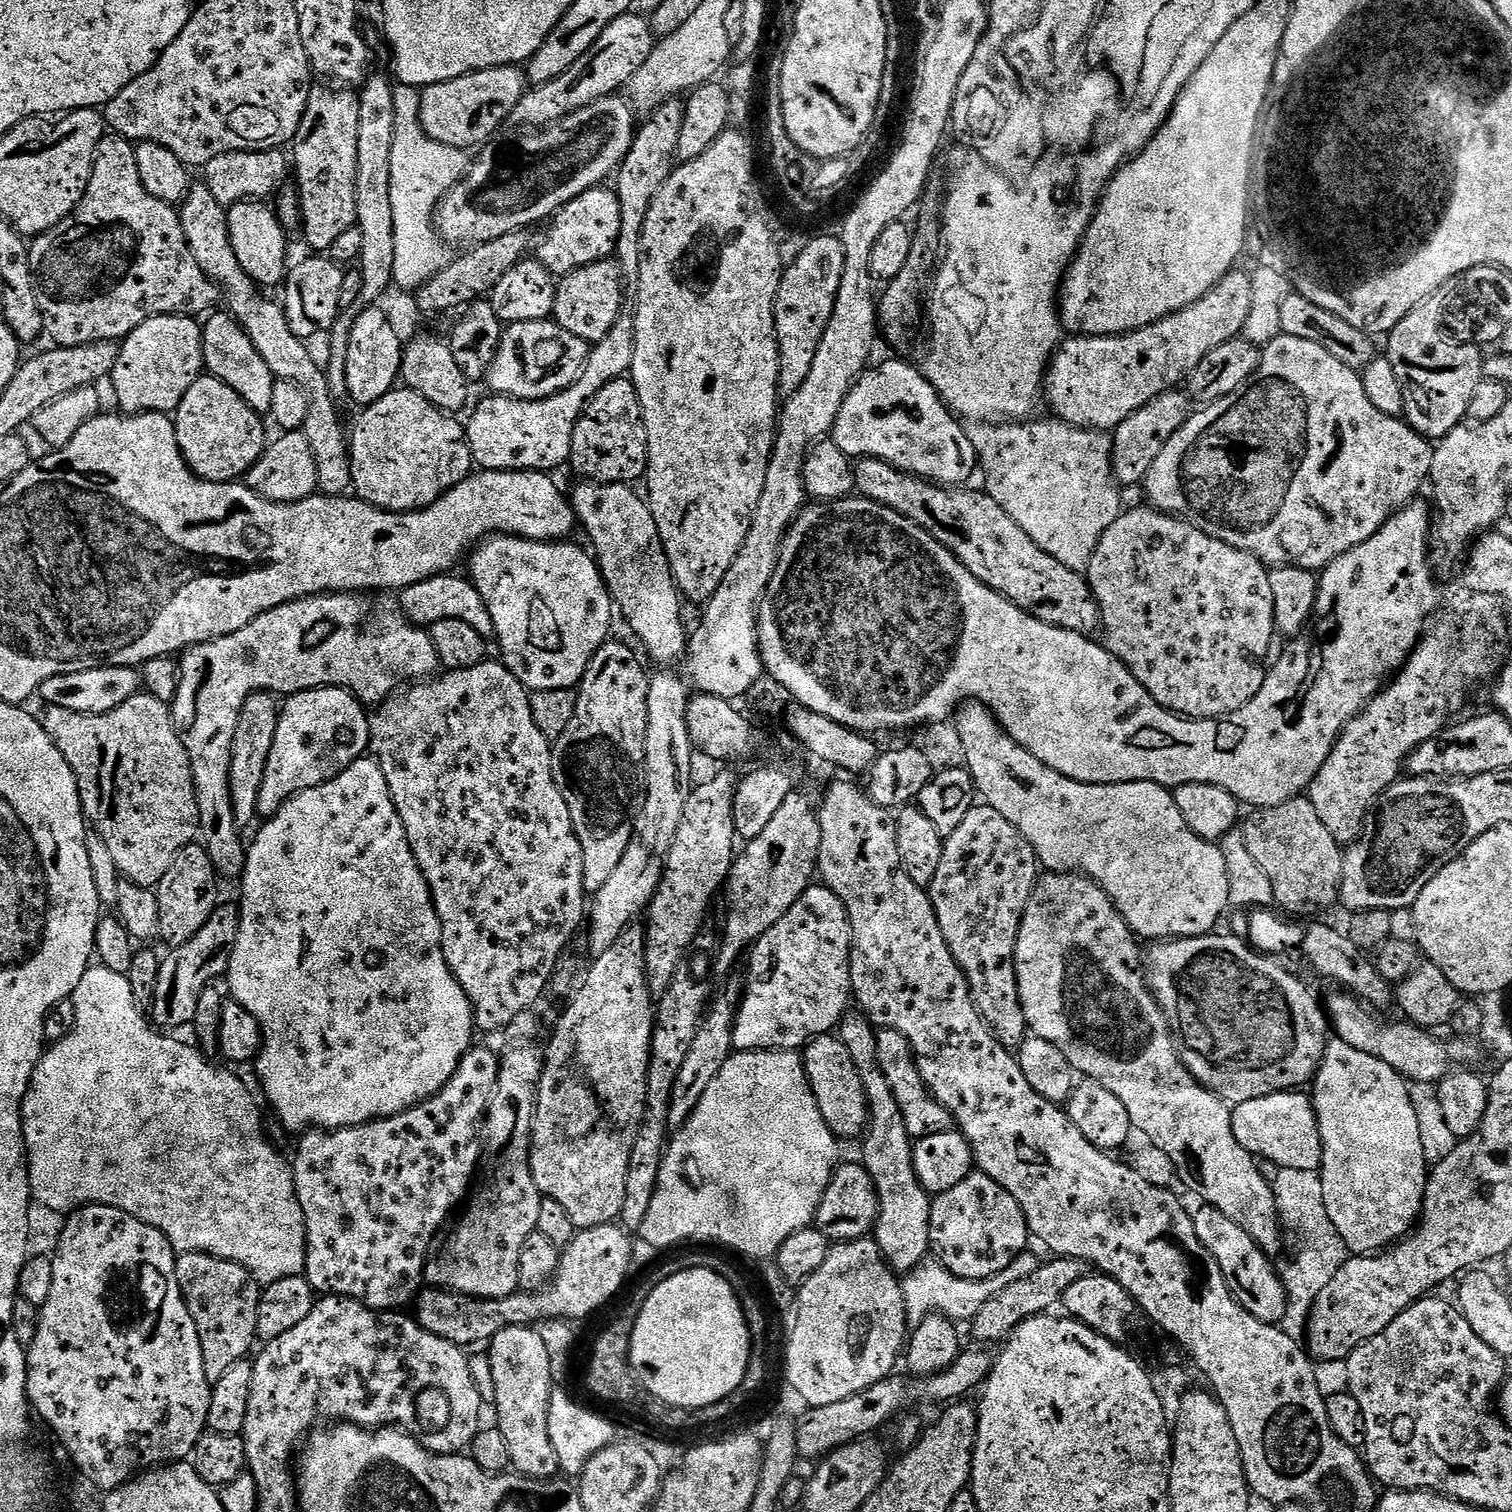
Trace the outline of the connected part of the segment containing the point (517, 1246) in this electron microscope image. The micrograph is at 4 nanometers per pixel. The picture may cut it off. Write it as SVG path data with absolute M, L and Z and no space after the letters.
M524 1042L509 1047L500 1056L500 1078L486 1117L487 1151L500 1153L493 1158L488 1173L487 1168L483 1173L484 1185L479 1185L467 1201L464 1217L457 1222L448 1245L424 1267L425 1285L479 1296L482 1300L510 1296L520 1288L518 1258L526 1238L537 1231L538 1209L542 1207L542 1197L530 1170L532 1119L536 1117L536 1091L544 1069L541 1049L535 1046Z

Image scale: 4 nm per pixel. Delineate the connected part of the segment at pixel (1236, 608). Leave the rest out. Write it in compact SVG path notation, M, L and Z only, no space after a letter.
M1151 506L1132 508L1121 511L1120 516L1101 536L1093 556L1086 569L1086 579L1094 598L1100 603L1100 626L1102 629L1102 643L1114 658L1118 658L1142 682L1146 694L1158 702L1168 712L1178 716L1187 716L1189 720L1218 720L1221 716L1228 716L1234 710L1246 706L1258 690L1262 690L1268 651L1272 648L1272 636L1277 635L1276 619L1274 618L1274 594L1270 590L1269 569L1257 556L1250 555L1246 550L1238 550L1202 530L1198 530L1187 520L1179 516L1170 516Z

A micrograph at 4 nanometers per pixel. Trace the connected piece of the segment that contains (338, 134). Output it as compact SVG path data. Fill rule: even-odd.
M344 86L313 87L294 147L294 181L300 198L302 233L312 250L331 250L338 234L350 230L356 223L356 119L359 95Z

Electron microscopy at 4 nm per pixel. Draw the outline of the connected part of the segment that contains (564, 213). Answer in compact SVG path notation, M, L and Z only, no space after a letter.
M597 186L578 194L564 205L551 221L552 229L535 249L534 256L559 278L582 266L590 266L599 260L609 259L616 251L616 243L622 230L622 206L615 191L608 186Z

